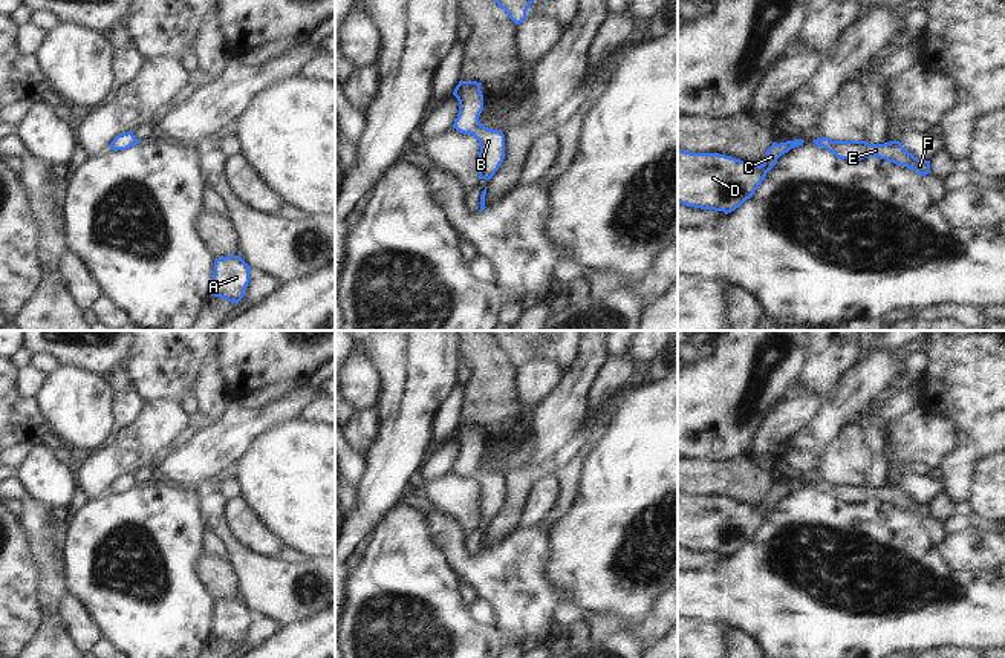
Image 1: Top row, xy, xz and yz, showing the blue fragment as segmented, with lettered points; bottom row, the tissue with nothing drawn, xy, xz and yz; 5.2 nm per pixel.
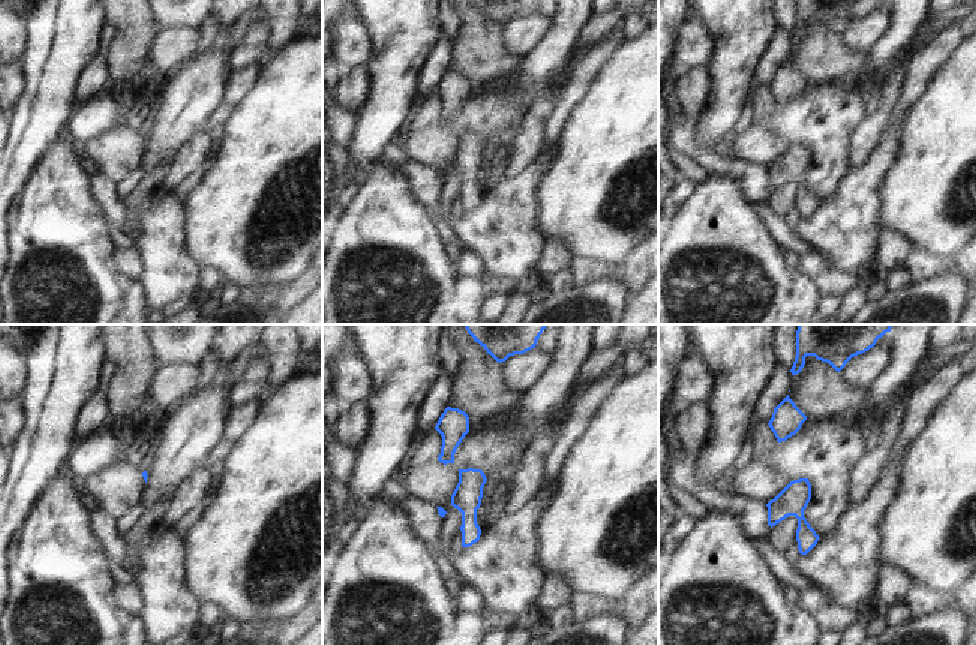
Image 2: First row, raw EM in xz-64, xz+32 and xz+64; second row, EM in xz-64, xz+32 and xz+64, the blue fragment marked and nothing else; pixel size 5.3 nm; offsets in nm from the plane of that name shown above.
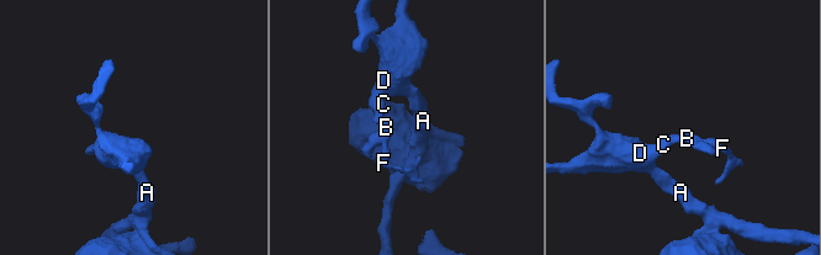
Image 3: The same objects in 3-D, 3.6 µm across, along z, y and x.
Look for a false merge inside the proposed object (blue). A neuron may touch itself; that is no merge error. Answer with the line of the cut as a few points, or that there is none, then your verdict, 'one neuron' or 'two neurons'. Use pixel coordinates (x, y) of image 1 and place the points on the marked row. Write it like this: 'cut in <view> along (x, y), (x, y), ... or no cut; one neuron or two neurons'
no cut; one neuron

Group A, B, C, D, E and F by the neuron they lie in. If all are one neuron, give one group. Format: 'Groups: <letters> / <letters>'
Groups: A B C D E F

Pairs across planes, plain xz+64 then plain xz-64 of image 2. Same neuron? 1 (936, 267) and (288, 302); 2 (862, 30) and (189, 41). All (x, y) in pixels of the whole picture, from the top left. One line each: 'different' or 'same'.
1: same
2: same

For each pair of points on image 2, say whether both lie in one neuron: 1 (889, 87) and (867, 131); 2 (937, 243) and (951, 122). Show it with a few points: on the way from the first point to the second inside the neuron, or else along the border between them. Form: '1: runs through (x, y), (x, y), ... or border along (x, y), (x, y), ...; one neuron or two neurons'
1: runs through (888, 98), (877, 120); one neuron
2: runs through (934, 213), (951, 176), (951, 152); one neuron

